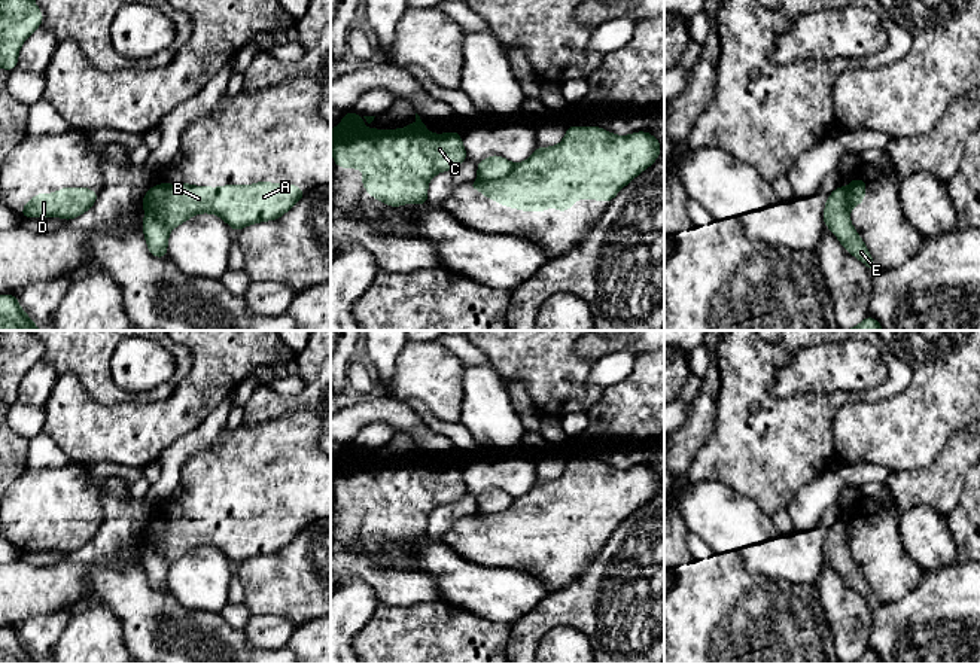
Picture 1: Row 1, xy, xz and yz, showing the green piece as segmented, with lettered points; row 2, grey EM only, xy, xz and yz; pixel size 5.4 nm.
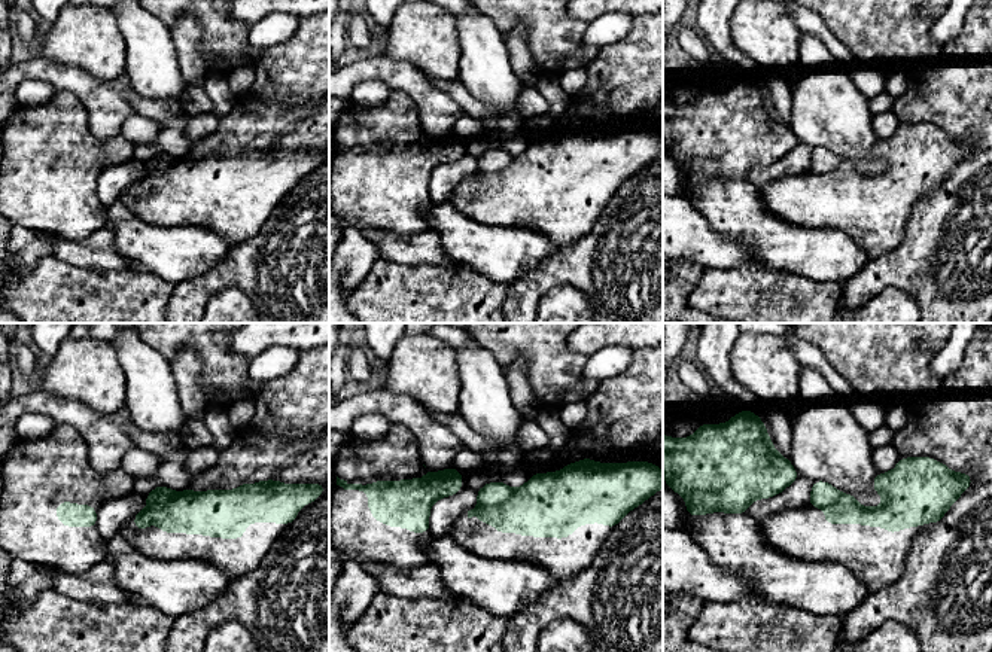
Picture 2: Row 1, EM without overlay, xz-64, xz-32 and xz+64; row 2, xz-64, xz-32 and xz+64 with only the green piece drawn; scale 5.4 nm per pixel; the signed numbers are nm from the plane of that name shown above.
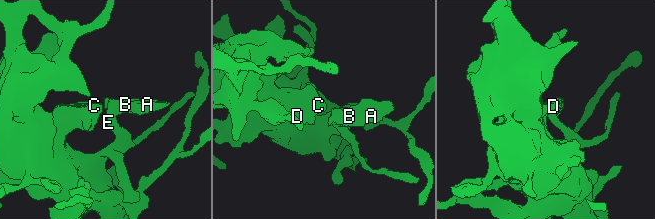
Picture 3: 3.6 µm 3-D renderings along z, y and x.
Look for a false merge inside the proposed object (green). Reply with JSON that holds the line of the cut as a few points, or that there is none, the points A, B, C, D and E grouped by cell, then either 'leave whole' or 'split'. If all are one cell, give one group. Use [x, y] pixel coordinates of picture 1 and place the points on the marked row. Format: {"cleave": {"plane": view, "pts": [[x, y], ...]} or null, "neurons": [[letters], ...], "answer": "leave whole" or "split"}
{"cleave": {"plane": "xz", "pts": [[514, 164], [502, 177], [478, 179]]}, "neurons": [["A", "B"], ["C", "D", "E"]], "answer": "split"}

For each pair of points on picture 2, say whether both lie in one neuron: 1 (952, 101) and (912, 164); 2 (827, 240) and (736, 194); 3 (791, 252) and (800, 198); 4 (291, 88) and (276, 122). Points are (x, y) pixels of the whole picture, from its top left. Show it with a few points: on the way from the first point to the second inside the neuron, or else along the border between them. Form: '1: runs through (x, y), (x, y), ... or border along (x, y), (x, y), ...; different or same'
1: border along (901, 124), (933, 124), (952, 137), (968, 139); different
2: runs through (805, 240), (781, 240), (757, 216); same
3: border along (766, 206), (773, 215), (788, 222), (830, 229); different
4: border along (250, 94), (276, 98), (285, 106), (313, 101); different

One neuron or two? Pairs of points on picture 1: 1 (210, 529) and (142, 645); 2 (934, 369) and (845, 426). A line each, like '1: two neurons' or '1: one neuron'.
1: two neurons
2: one neuron

